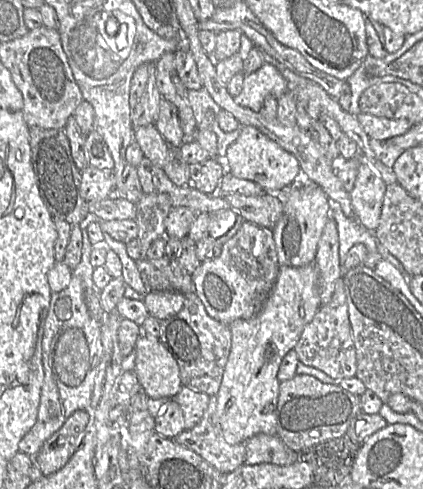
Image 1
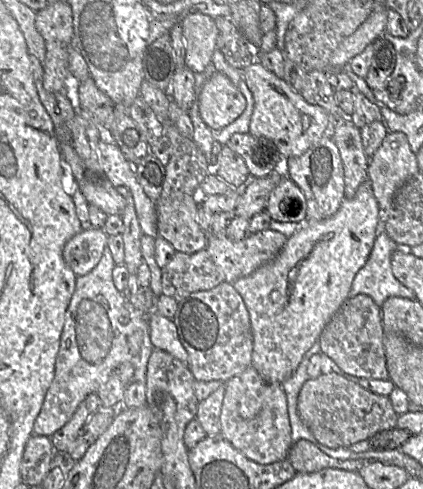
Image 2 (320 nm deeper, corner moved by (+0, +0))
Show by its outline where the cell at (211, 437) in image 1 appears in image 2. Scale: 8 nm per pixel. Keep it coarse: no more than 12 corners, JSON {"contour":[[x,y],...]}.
{"contour":[[252,366],[225,382],[223,438],[258,464],[293,444],[287,396]]}

